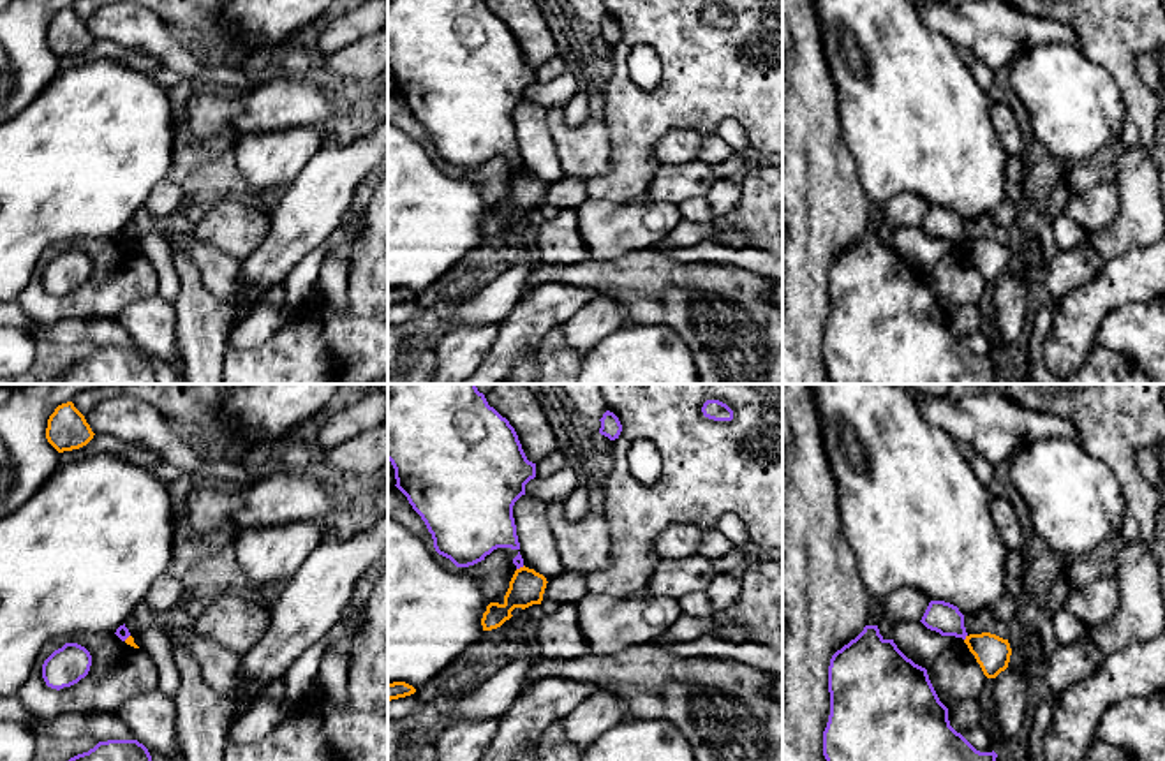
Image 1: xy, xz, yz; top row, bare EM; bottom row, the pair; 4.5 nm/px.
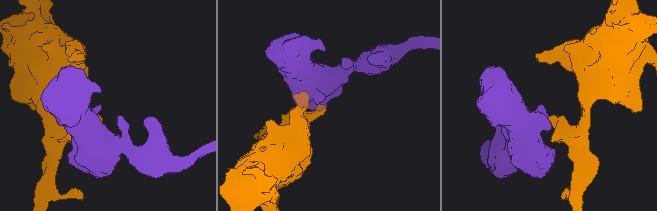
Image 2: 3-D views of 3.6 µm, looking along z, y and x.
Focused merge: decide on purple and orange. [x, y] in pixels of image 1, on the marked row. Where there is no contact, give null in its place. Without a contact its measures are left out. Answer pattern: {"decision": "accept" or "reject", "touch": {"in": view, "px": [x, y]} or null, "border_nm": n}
{"decision": "reject", "touch": {"in": "yz", "px": [964, 638]}, "border_nm": 30}

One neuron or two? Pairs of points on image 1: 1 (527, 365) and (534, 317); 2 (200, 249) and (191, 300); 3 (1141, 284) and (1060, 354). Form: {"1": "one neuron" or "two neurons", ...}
{"1": "two neurons", "2": "two neurons", "3": "one neuron"}

